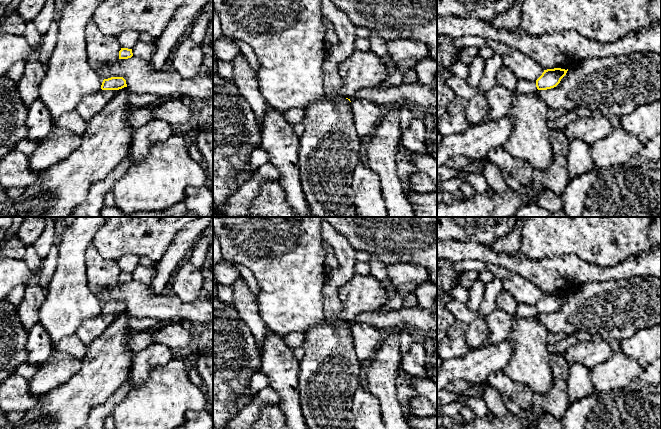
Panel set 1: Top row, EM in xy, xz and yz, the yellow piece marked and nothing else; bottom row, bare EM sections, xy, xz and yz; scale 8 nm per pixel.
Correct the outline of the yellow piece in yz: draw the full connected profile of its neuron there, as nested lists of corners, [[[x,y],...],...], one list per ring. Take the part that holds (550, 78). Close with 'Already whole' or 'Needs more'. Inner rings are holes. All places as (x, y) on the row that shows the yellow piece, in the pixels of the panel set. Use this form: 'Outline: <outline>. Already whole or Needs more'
Outline: [[[554,68],[544,70],[536,81],[518,80],[514,91],[508,90],[501,85],[495,85],[485,93],[485,98],[490,106],[490,114],[487,119],[479,124],[497,120],[508,115],[509,110],[519,94],[535,93],[538,90],[547,90],[556,87],[566,75],[568,69]]]. Needs more

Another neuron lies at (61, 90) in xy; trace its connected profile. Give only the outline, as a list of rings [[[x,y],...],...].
[[[72,0],[62,9],[59,23],[59,33],[54,51],[47,62],[47,71],[39,86],[38,99],[46,107],[54,120],[54,126],[60,116],[74,111],[81,100],[99,92],[102,78],[93,70],[87,60],[87,45],[85,28],[92,20],[94,11],[103,0]]]

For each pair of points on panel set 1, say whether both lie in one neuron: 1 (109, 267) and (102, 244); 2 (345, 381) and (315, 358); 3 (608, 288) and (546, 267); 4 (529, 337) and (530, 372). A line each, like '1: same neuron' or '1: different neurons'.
1: different neurons
2: same neuron
3: different neurons
4: same neuron

